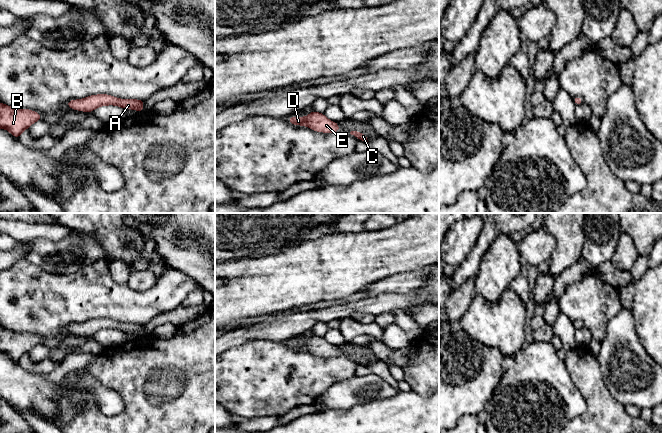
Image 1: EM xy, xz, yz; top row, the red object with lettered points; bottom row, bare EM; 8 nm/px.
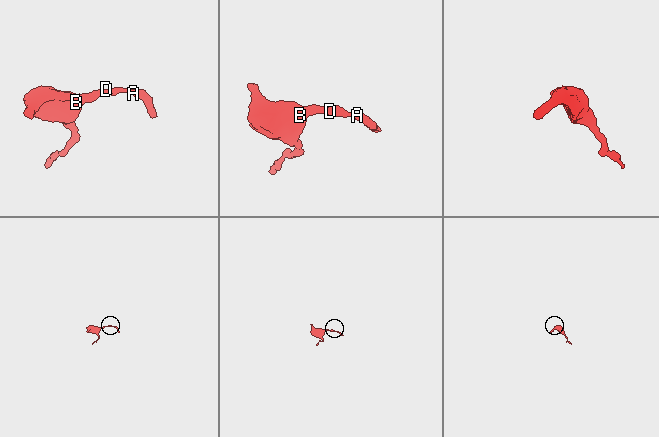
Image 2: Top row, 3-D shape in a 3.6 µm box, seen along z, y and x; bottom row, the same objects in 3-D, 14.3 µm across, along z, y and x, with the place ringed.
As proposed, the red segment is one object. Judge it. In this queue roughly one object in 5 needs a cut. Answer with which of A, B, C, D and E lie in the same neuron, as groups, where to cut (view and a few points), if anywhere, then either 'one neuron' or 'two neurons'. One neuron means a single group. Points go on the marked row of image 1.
groups A B C D E; cut none; one neuron

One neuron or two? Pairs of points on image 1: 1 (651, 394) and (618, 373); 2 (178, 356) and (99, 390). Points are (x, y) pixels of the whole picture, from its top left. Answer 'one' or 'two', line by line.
1: one
2: two

